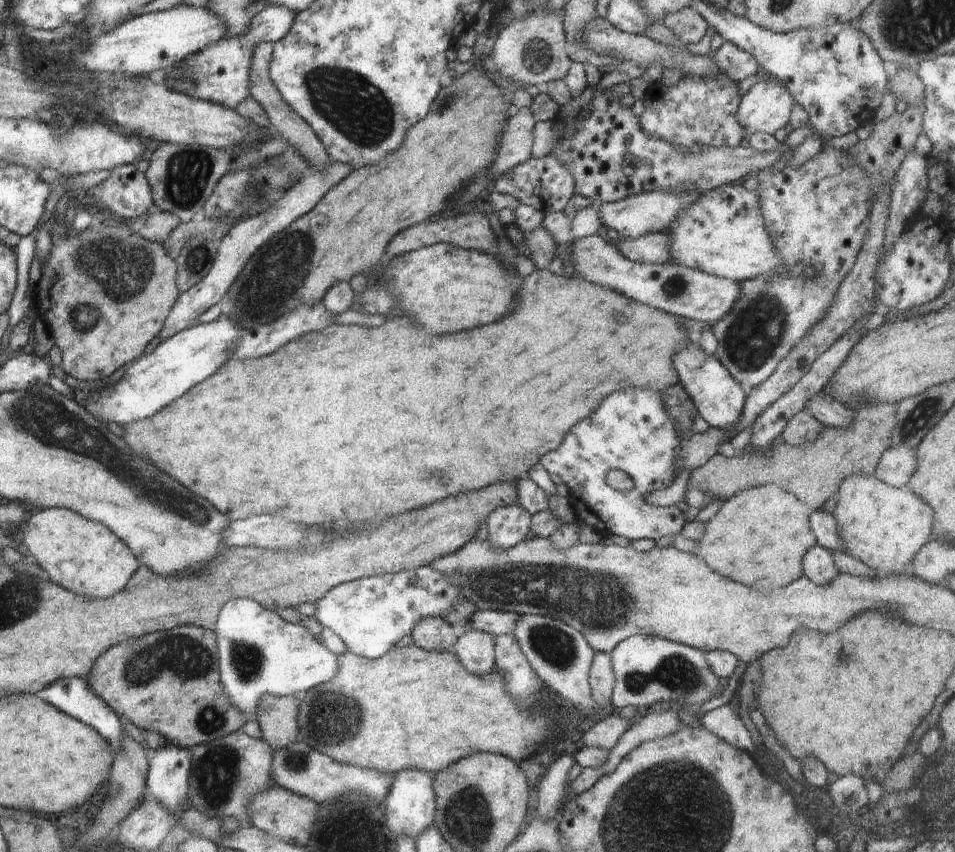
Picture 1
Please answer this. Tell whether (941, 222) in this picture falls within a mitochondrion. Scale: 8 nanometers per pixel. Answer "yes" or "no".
no

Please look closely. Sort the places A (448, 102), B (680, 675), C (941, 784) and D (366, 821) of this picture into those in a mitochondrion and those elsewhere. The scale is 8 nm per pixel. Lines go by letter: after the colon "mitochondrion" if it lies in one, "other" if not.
A: mitochondrion
B: mitochondrion
C: mitochondrion
D: other

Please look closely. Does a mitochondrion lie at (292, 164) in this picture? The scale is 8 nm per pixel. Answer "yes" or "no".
no

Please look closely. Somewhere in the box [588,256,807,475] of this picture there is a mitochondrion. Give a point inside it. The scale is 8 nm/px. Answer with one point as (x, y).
(755, 334)

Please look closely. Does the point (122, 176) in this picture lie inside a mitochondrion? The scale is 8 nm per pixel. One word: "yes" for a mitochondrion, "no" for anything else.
no

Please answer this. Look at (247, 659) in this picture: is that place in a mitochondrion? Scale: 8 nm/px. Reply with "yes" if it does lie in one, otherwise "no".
yes

